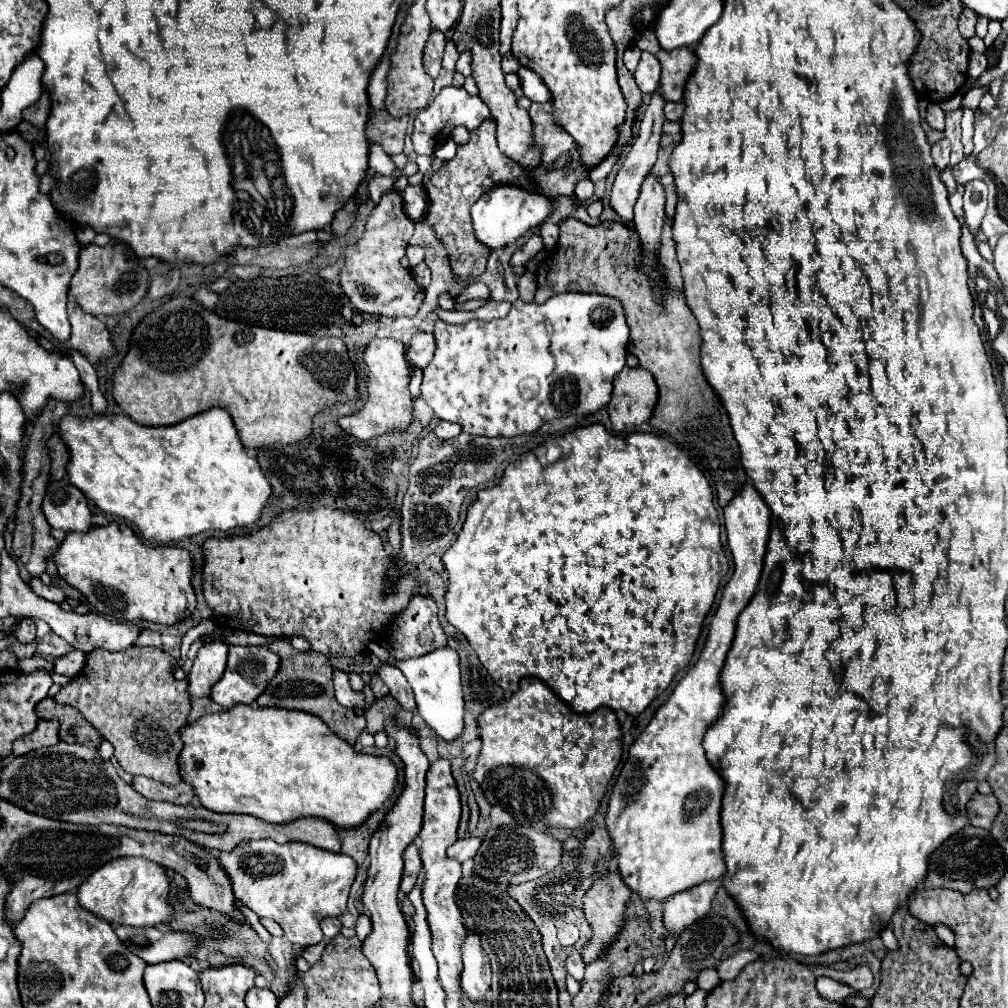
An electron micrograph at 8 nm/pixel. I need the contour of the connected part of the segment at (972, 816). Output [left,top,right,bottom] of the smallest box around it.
[967,794,999,830]

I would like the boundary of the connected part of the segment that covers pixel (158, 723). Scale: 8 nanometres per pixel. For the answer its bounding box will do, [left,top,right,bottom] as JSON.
[55,646,191,786]

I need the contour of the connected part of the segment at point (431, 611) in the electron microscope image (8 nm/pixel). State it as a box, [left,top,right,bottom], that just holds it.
[381,596,447,660]

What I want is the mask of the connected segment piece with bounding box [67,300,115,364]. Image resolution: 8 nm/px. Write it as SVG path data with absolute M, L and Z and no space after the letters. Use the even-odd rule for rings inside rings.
M69 300L69 322L73 326L67 342L69 348L83 352L91 364L113 356L115 350L105 324L99 318L83 312L75 300Z

